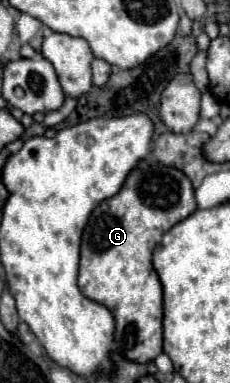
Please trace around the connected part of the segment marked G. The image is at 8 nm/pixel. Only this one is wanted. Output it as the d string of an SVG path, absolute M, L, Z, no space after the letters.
M147 156L141 160L129 178L125 180L123 188L109 200L103 200L93 212L85 226L83 240L81 240L81 264L79 264L79 288L81 292L103 304L115 318L115 346L125 360L147 364L153 362L163 350L163 290L159 276L151 264L151 252L161 240L161 236L171 230L177 222L185 220L189 214L197 210L195 194L191 180L183 176L177 168L163 168L155 156Z

